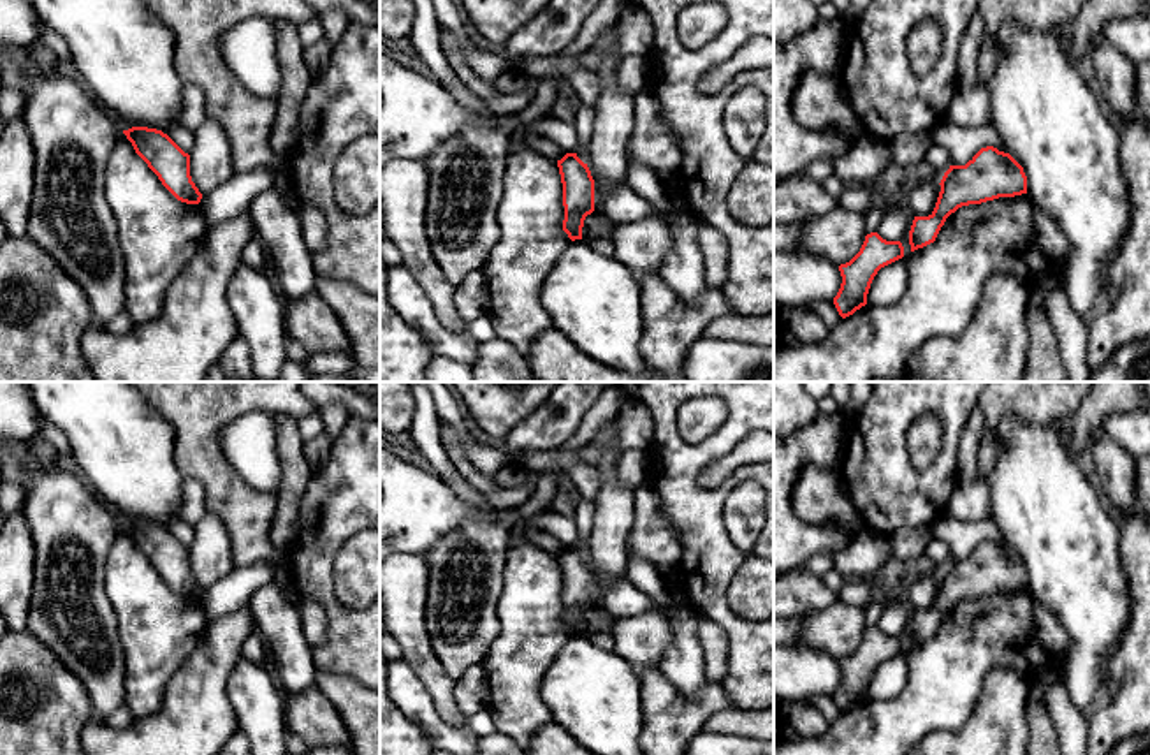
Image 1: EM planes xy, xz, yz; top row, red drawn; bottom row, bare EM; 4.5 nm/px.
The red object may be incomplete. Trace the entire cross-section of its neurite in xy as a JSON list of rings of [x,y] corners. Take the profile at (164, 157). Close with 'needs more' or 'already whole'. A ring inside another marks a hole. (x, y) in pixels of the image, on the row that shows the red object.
[[[148,127],[123,130],[135,153],[158,176],[162,185],[181,202],[199,204],[202,194],[190,176],[190,155],[167,134]]]; already whole

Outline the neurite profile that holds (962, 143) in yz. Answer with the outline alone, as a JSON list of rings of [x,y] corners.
[[[943,120],[932,130],[934,144],[943,146],[950,153],[951,165],[965,165],[981,148],[986,146],[1009,153],[992,125],[958,127]]]

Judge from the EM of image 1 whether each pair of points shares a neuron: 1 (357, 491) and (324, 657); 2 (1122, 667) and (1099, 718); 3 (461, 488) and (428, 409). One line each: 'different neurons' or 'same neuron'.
1: same neuron
2: same neuron
3: same neuron

